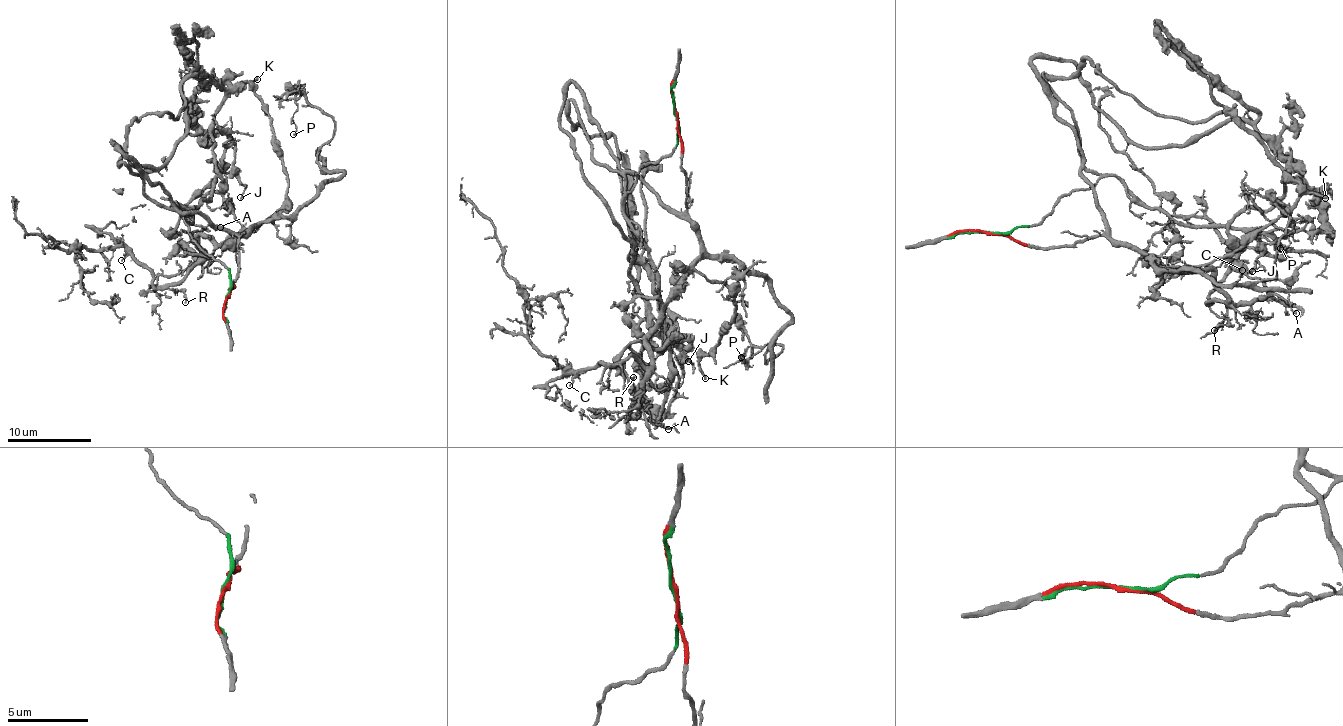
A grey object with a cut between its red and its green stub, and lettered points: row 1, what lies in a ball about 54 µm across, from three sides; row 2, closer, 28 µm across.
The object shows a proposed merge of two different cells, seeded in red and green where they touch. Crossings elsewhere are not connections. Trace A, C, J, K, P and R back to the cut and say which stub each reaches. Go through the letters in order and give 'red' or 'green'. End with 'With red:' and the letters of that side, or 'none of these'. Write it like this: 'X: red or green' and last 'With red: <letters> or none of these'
A: green
C: red
J: green
K: green
P: red
R: red
With red: C, P, R

